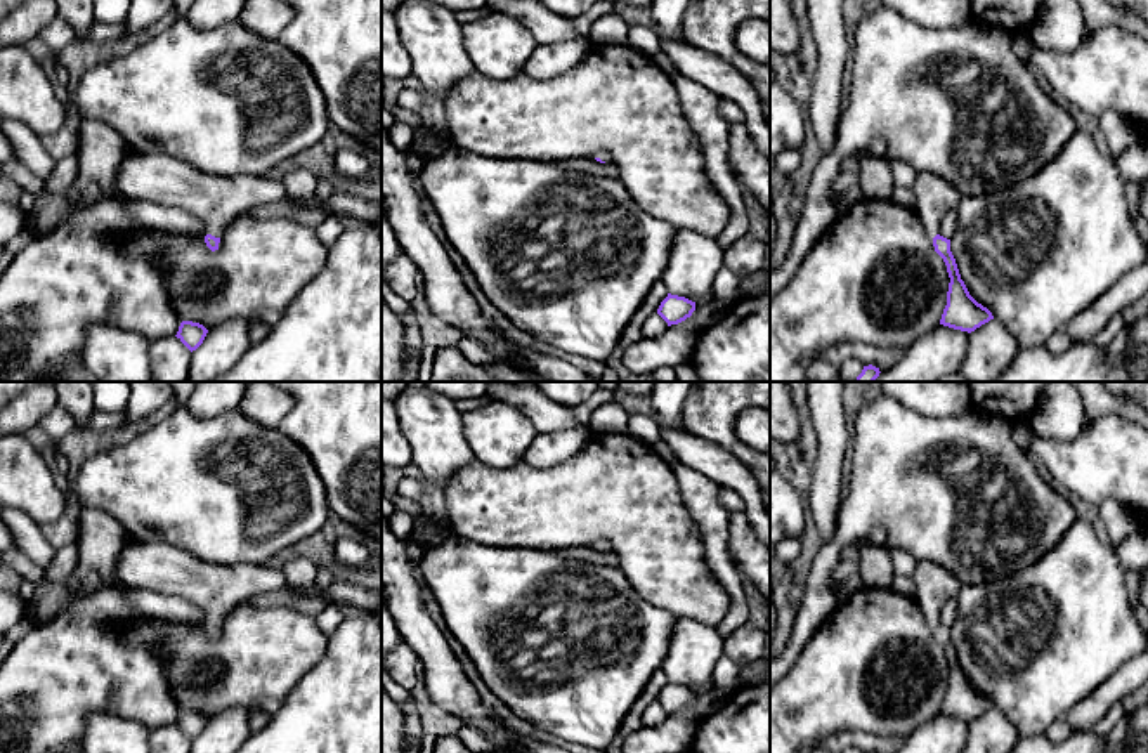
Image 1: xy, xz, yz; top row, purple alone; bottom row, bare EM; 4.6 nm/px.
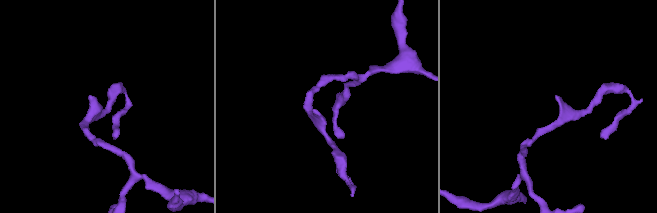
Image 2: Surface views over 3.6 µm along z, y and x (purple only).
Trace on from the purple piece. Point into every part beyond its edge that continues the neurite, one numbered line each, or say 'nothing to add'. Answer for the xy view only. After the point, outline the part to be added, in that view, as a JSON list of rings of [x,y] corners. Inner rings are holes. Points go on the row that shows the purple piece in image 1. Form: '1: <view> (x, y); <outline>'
1: xy (215, 200); [[[134,151],[120,165],[114,194],[182,208],[198,217],[205,231],[215,238],[222,238],[227,226],[241,213],[286,200],[283,184],[267,175],[210,175],[163,153]]]

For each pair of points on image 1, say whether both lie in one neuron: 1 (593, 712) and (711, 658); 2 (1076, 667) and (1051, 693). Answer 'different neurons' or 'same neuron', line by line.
1: different neurons
2: same neuron

